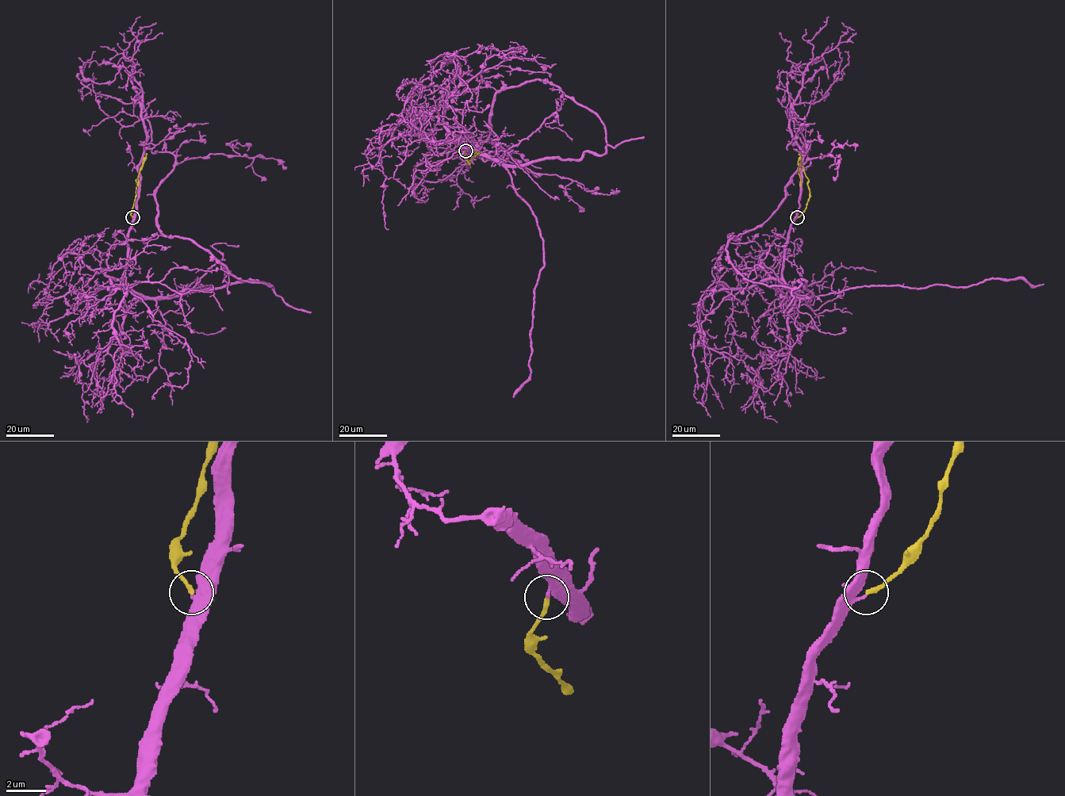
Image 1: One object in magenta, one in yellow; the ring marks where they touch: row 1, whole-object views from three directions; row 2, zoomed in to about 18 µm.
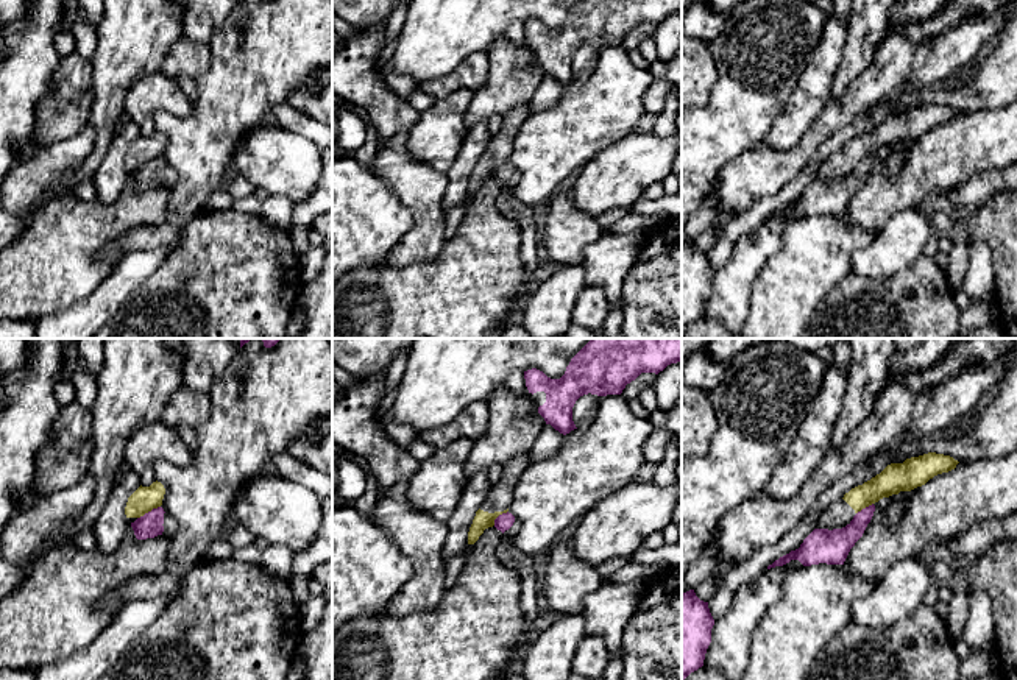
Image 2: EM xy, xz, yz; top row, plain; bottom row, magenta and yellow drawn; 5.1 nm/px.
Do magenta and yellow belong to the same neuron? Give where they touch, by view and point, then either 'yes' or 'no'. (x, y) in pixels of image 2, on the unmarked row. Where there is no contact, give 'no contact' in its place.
xy (148, 162) | no

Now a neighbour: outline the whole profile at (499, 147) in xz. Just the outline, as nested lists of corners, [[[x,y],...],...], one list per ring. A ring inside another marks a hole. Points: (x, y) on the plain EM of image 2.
[[[523,104],[521,108],[512,109],[502,117],[501,131],[491,136],[487,150],[476,162],[468,182],[468,195],[474,195],[485,179],[494,176],[494,170],[499,165],[508,162],[516,131],[527,120],[529,115],[530,108]]]

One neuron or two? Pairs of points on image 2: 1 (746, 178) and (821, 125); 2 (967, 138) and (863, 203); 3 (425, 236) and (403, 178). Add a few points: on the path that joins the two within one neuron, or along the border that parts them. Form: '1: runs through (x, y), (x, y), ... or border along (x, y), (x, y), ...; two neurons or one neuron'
1: runs through (766, 172), (786, 164), (805, 145); one neuron
2: runs through (941, 161), (908, 189), (889, 192); one neuron
3: runs through (425, 222), (425, 200), (417, 192); one neuron

